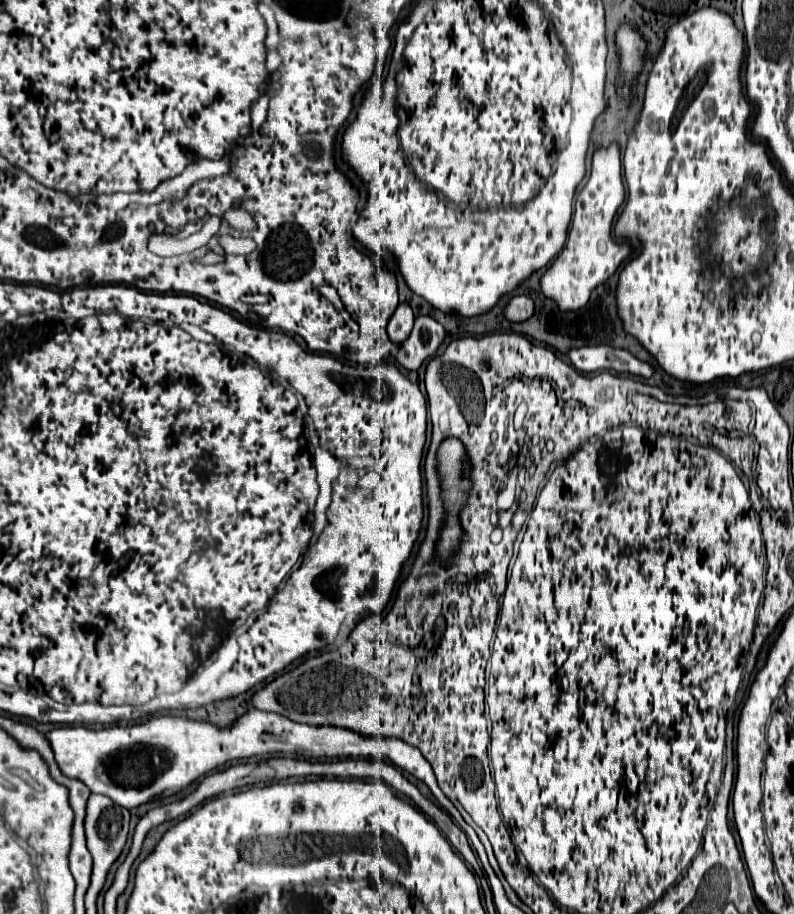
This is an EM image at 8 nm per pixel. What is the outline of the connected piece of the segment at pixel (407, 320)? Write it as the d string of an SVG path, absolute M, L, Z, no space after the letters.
M401 303L389 321L389 339L393 343L403 343L413 329L413 321L415 321L415 313L407 303Z

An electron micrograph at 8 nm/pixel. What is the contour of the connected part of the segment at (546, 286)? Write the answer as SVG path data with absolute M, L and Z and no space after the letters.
M609 145L607 149L597 149L593 153L591 177L575 201L569 239L567 239L563 251L559 253L559 257L541 277L541 289L543 289L545 297L555 299L559 309L563 309L563 311L581 309L589 301L591 291L597 285L605 283L607 277L611 277L617 271L617 267L623 263L623 259L631 253L629 245L617 243L611 235L613 217L625 199L619 157L621 155L619 155L617 145Z

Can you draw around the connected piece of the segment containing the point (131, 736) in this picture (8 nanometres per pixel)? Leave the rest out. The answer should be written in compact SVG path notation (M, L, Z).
M253 709L249 713L245 713L243 717L239 717L235 721L233 727L229 729L219 729L215 725L211 725L209 721L191 721L185 717L153 717L141 725L127 725L127 727L107 727L107 729L85 729L85 727L59 727L49 731L47 741L53 749L55 761L61 769L61 773L65 777L83 781L91 793L101 793L111 797L117 805L125 807L125 809L133 809L141 803L147 803L151 799L157 797L169 797L177 791L181 791L183 787L187 787L191 781L195 781L197 777L209 773L211 769L231 761L231 759L241 759L241 757L255 757L255 755L267 755L267 753L289 753L289 755L301 755L301 757L375 757L375 759L389 759L393 765L409 771L411 775L415 775L417 779L425 781L427 787L433 791L435 799L439 801L439 805L455 819L455 821L463 821L463 817L459 815L459 811L455 809L455 805L443 795L443 791L437 785L437 779L433 775L433 769L429 765L429 761L421 755L421 751L397 737L365 737L361 733L355 733L351 729L341 729L341 727L333 727L333 725L307 725L307 723L295 723L279 713L271 713L271 711L259 711Z

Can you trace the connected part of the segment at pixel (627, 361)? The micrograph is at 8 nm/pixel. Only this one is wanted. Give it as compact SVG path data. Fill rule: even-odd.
M593 345L593 347L579 347L569 351L569 359L575 369L583 373L593 371L615 371L615 373L631 373L637 377L649 379L653 375L653 367L635 359L625 349L615 349L611 345Z

